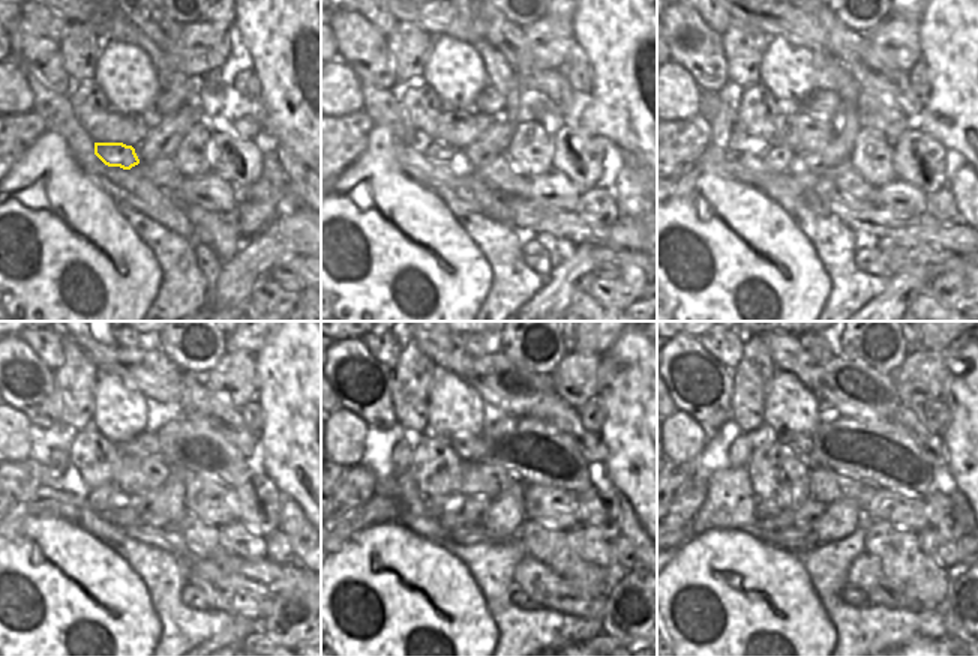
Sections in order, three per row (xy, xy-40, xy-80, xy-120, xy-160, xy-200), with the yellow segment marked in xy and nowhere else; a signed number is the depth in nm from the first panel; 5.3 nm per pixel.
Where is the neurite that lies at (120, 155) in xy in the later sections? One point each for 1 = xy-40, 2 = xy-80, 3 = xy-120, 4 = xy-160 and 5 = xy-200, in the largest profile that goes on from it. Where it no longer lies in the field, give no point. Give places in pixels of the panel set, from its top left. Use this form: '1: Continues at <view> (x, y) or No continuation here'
1: Continues at xy-40 (444, 155)
2: Continues at xy-80 (779, 158)
3: Continues at xy-120 (107, 500)
4: Continues at xy-160 (444, 509)
5: Continues at xy-200 (768, 517).

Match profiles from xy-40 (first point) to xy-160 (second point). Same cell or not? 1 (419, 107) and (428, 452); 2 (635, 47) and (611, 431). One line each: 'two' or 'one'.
1: one
2: one

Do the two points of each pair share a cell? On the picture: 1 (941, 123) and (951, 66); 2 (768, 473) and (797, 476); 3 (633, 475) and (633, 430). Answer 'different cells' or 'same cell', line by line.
1: same cell
2: same cell
3: same cell

